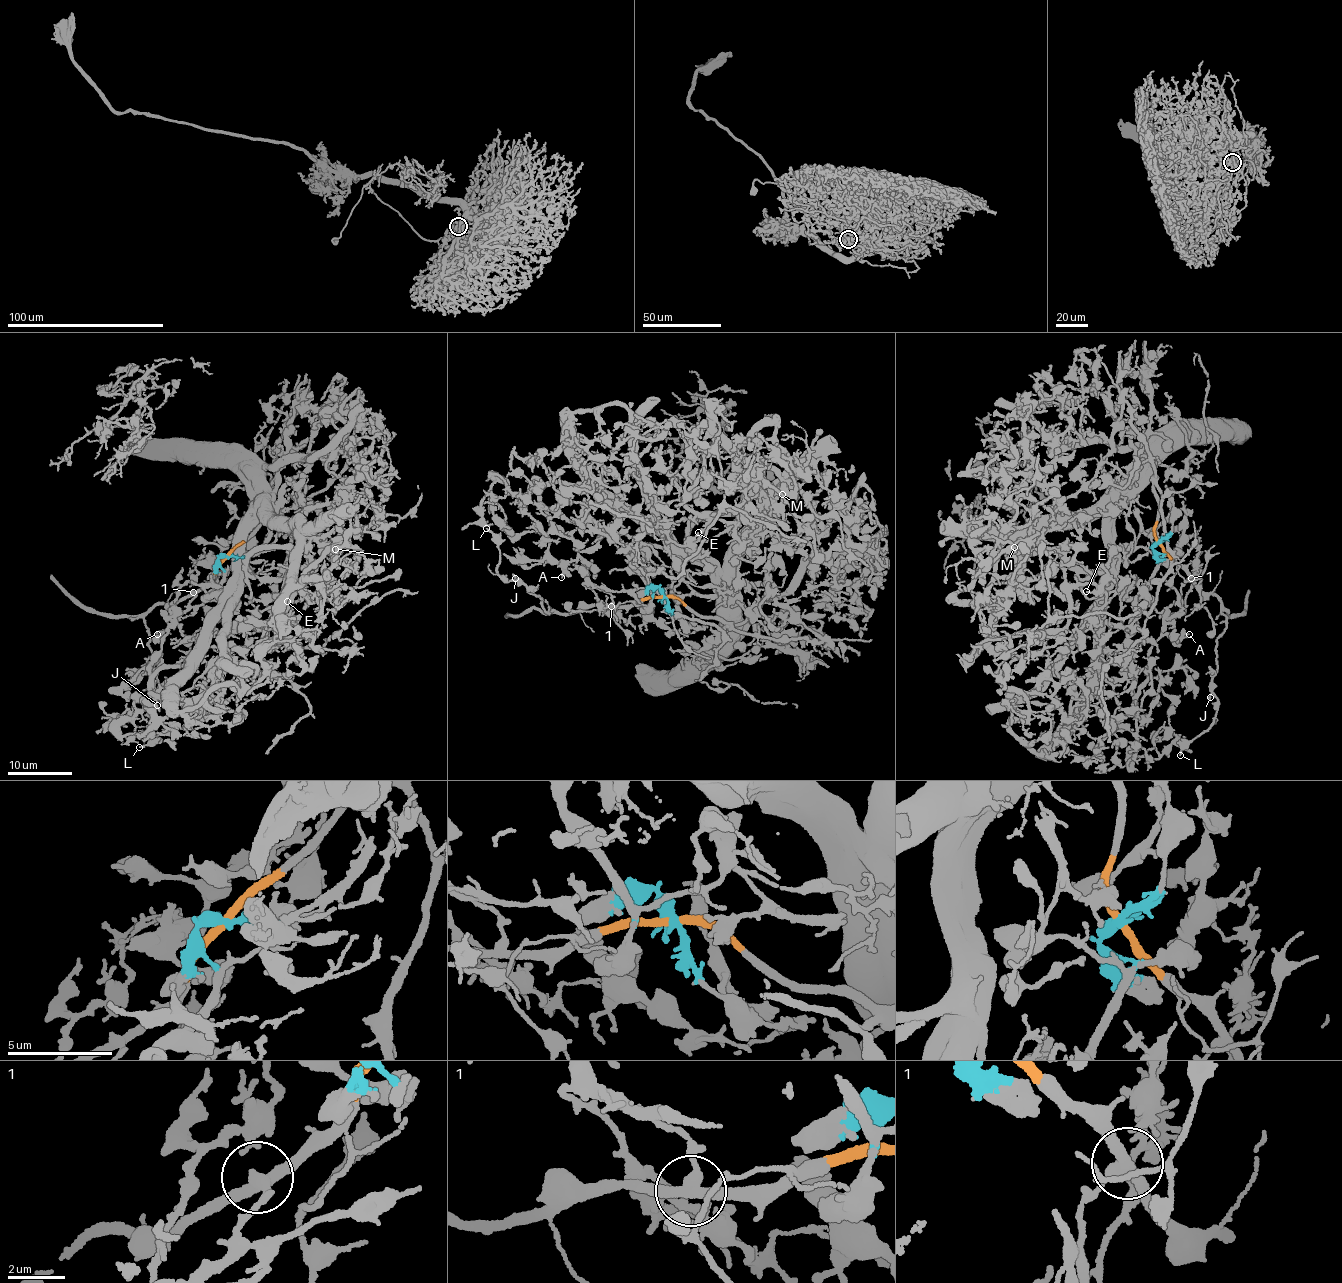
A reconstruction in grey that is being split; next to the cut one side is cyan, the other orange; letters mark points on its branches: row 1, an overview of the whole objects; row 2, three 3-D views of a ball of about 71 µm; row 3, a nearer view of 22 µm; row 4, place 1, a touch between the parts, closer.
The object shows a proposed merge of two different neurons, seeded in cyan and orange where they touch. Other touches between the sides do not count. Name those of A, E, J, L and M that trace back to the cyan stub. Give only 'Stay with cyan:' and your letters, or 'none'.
Stay with cyan: A, E, M

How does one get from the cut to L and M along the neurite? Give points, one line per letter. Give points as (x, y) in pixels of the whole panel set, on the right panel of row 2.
L: (1158, 542), (1201, 591), (1217, 596), (1226, 625), (1218, 637), (1214, 675), (1215, 716), (1185, 743), (1180, 755)
M: (1158, 542), (1161, 556), (1141, 547), (1107, 569), (1081, 570), (1042, 547), (1033, 551), (1038, 534), (1013, 547)

